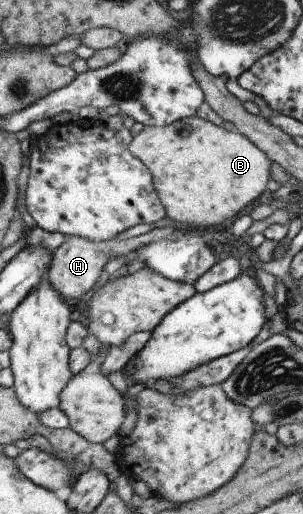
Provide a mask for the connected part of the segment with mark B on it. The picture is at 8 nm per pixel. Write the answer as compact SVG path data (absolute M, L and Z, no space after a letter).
M201 117L185 118L168 126L146 126L130 143L135 157L143 160L154 176L154 186L158 190L166 215L172 221L188 225L189 230L202 230L211 225L220 225L227 219L237 217L247 205L255 203L267 189L272 179L272 161L256 143L241 132L227 131Z

